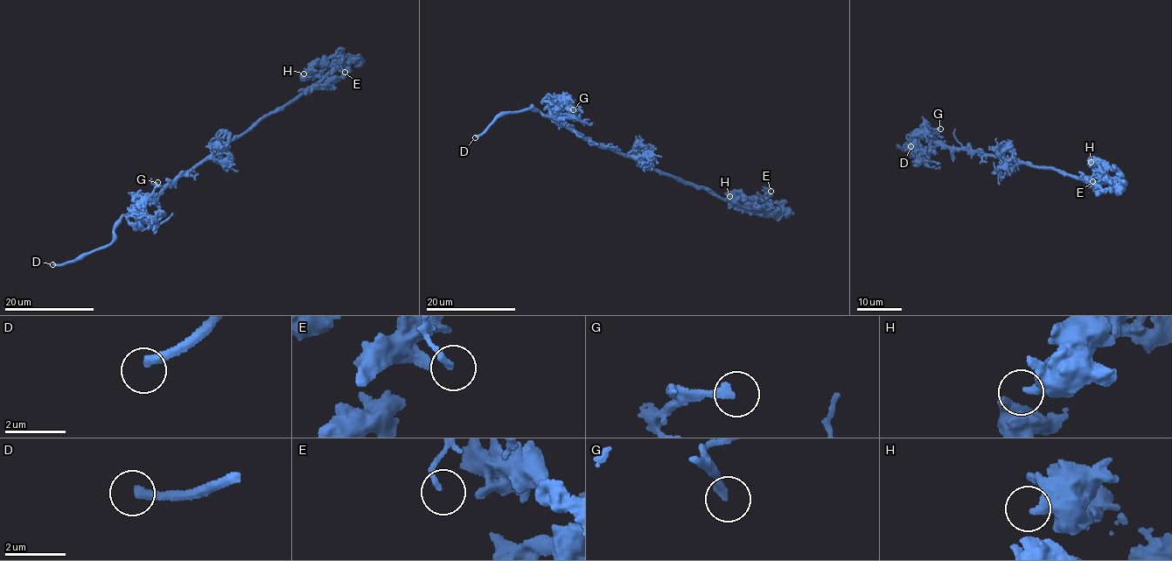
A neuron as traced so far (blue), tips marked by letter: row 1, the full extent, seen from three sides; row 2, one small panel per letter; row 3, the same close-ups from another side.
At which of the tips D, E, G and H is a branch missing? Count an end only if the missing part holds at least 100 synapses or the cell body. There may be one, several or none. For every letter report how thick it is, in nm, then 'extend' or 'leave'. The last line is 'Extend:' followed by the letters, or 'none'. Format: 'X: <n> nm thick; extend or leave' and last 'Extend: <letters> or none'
D: 280 nm thick; extend
E: 160 nm thick; leave
G: 240 nm thick; leave
H: 360 nm thick; leave
Extend: D

